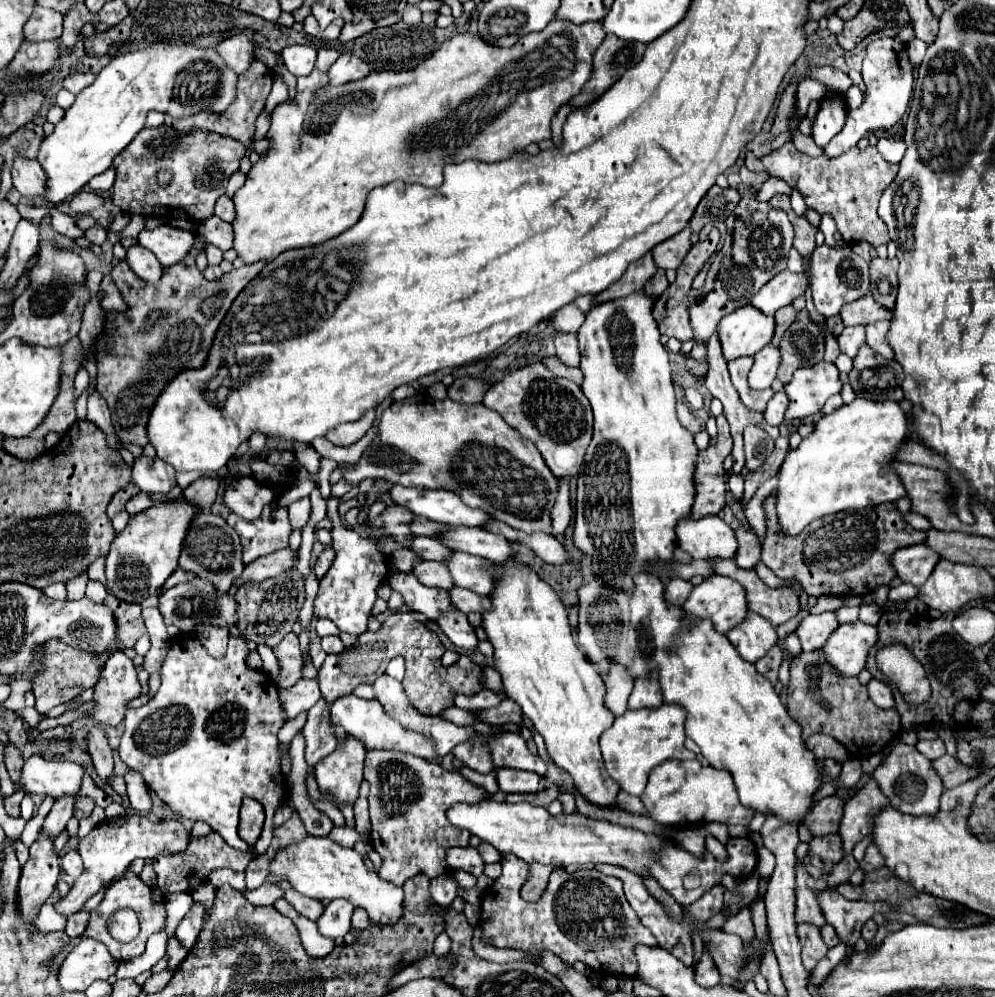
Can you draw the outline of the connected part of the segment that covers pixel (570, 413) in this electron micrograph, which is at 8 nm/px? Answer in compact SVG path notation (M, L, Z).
M529 364L491 386L483 398L483 404L499 412L511 428L533 440L555 476L571 478L579 472L593 434L593 412L589 400L575 382L557 378L543 364Z

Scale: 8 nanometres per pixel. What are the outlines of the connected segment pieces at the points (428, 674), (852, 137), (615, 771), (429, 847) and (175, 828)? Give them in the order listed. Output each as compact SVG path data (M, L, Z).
M395 612L389 614L387 620L381 624L381 630L377 632L365 632L359 636L359 644L355 648L349 648L341 654L329 654L325 658L325 664L319 668L319 686L323 698L333 704L339 696L351 694L359 684L373 684L377 676L381 676L389 664L391 658L403 656L405 658L405 680L403 680L403 690L413 702L413 706L423 712L423 714L439 714L445 708L453 706L453 696L455 692L479 692L481 682L479 682L479 672L481 668L471 666L465 670L465 674L449 674L449 668L443 668L441 656L445 654L445 646L439 642L437 634L431 632L421 616L413 612Z
M881 38L875 40L867 46L867 54L863 60L863 82L865 82L865 100L861 108L855 112L849 112L845 128L825 146L823 154L837 158L843 152L851 150L859 138L863 138L869 130L879 130L879 128L891 128L897 122L903 120L909 100L913 94L913 66L907 56L907 46L903 42L897 42L893 38Z
M661 704L659 708L629 710L615 718L613 726L601 736L601 752L605 768L613 780L621 784L621 790L633 796L641 796L647 786L649 772L665 760L691 760L693 752L685 748L685 708L679 704Z
M369 750L365 758L365 780L371 786L367 796L371 844L383 858L379 876L397 886L403 886L405 880L417 874L437 878L449 872L445 862L447 850L469 846L471 832L453 826L445 812L457 802L479 804L491 798L485 788L471 784L457 770L445 770L439 764L397 750Z
M133 814L133 816L121 816L121 818L115 818L115 820L105 820L101 824L97 824L89 836L81 838L79 840L79 846L77 846L77 852L81 854L83 858L83 864L85 864L85 872L73 882L69 894L63 898L63 900L57 900L53 906L55 910L61 914L61 916L71 916L79 910L83 910L85 902L99 892L99 888L119 876L121 872L127 870L127 866L137 860L137 858L143 858L143 860L153 860L157 858L161 852L167 854L167 856L175 856L175 854L181 854L187 850L191 842L191 834L187 832L187 828L175 820L175 818L169 818L169 820L159 820L159 822L151 822L149 818L141 816L141 814Z

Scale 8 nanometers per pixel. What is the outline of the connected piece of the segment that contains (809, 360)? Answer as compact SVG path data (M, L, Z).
M801 310L791 328L783 334L781 340L781 366L777 378L787 384L797 368L813 366L823 360L825 338L817 326L809 320L809 312Z

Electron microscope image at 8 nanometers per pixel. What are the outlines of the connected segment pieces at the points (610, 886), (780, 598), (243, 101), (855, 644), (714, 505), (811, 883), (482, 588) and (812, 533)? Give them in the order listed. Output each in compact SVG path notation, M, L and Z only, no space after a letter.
M503 854L501 864L503 874L487 888L481 902L479 928L483 944L527 952L551 950L567 966L583 962L597 974L617 974L617 978L637 976L637 946L657 946L655 936L629 906L621 880L599 874L597 870L567 874L565 868L553 868L543 896L537 902L525 902L519 892L528 878L528 863Z
M711 560L721 576L729 576L745 586L749 596L749 610L757 612L773 626L779 626L801 612L799 596L791 588L769 588L761 582L753 568L743 570L733 560Z
M255 60L251 64L251 68L239 76L239 82L237 82L237 100L229 106L229 110L221 116L213 116L211 112L199 112L197 116L189 116L187 120L175 120L173 126L175 130L181 130L181 134L189 134L191 130L205 130L205 132L217 132L221 136L229 136L237 142L241 142L243 146L249 146L253 136L255 136L255 120L257 116L263 112L265 108L265 100L271 92L271 70Z
M855 622L855 624L841 624L837 632L829 638L823 646L823 652L829 664L845 676L857 676L865 670L865 662L869 650L877 644L879 634L877 626Z
M723 414L717 418L717 428L719 434L711 438L709 448L699 452L697 496L691 514L691 518L695 520L703 516L715 516L727 504L727 472L723 468L723 460L731 454L733 440Z
M803 864L797 866L797 910L795 910L795 922L797 924L813 924L817 928L825 926L825 916L821 912L821 906L817 902L817 894L823 892L827 886L825 880L813 880Z
M453 552L449 560L445 560L445 566L451 570L451 576L455 580L455 586L473 590L477 594L491 594L493 590L493 572L491 560L471 556L465 552Z
M777 490L763 500L767 516L767 538L763 540L763 564L767 564L777 578L797 578L809 596L863 596L881 584L889 584L897 572L891 556L899 548L925 542L927 534L913 530L893 502L879 504L877 508L847 510L813 520L799 536L785 536L779 530L775 510Z

